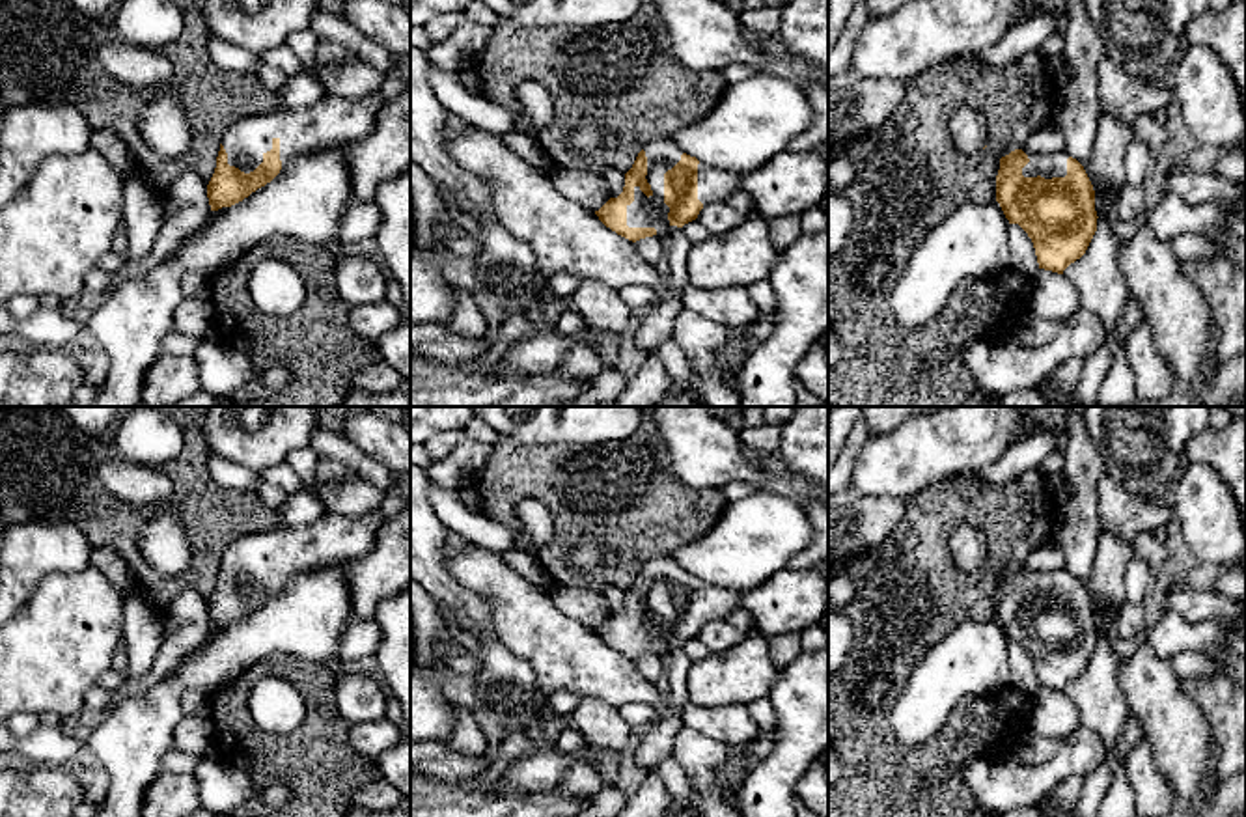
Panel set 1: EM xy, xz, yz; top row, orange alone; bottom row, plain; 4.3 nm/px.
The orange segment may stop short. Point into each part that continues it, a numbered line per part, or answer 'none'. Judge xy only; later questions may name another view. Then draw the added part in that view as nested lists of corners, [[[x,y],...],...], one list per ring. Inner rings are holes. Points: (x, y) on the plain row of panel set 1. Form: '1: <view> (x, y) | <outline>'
1: xy (331, 540) | [[[379,507],[362,517],[325,511],[317,520],[302,528],[280,526],[242,533],[222,554],[228,582],[244,591],[254,589],[263,580],[263,573],[272,567],[274,556],[280,558],[282,586],[297,573],[351,563],[371,552],[382,524]]]

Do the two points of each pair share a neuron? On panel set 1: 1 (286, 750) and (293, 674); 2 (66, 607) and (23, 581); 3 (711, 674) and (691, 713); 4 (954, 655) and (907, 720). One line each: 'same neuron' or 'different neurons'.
1: same neuron
2: different neurons
3: different neurons
4: same neuron

